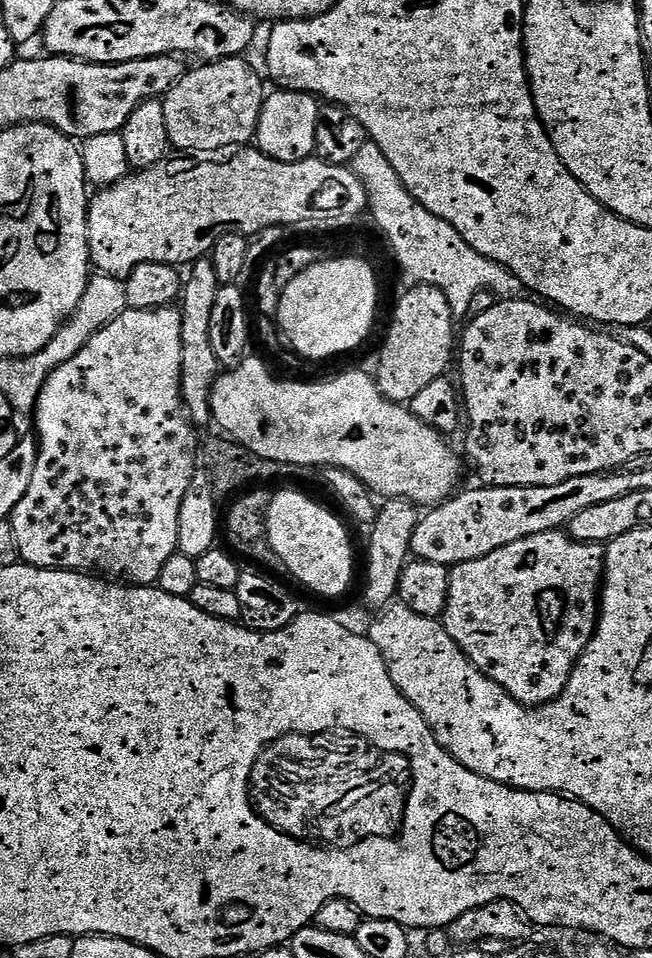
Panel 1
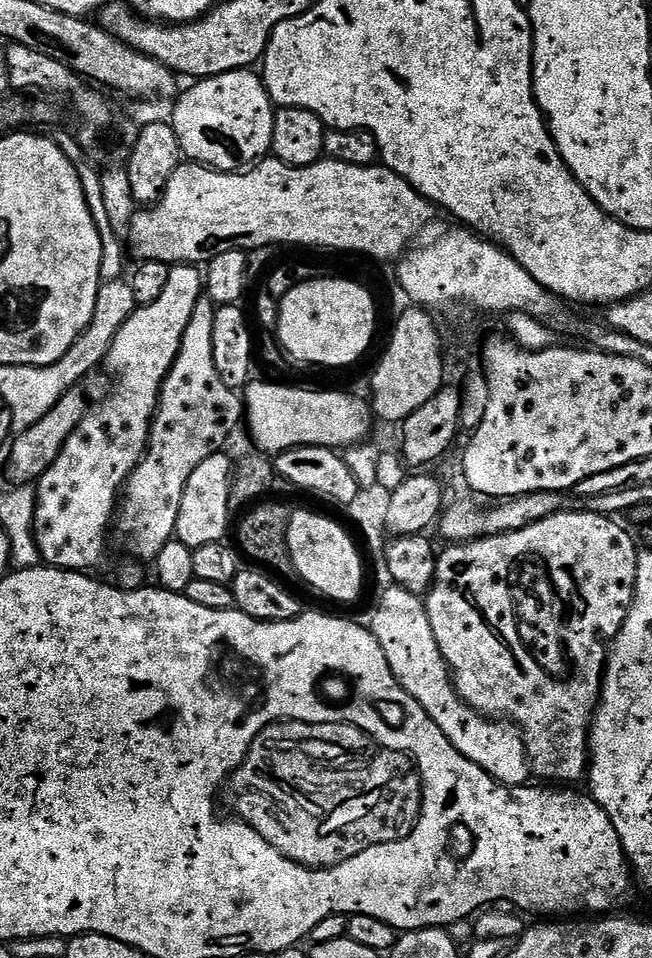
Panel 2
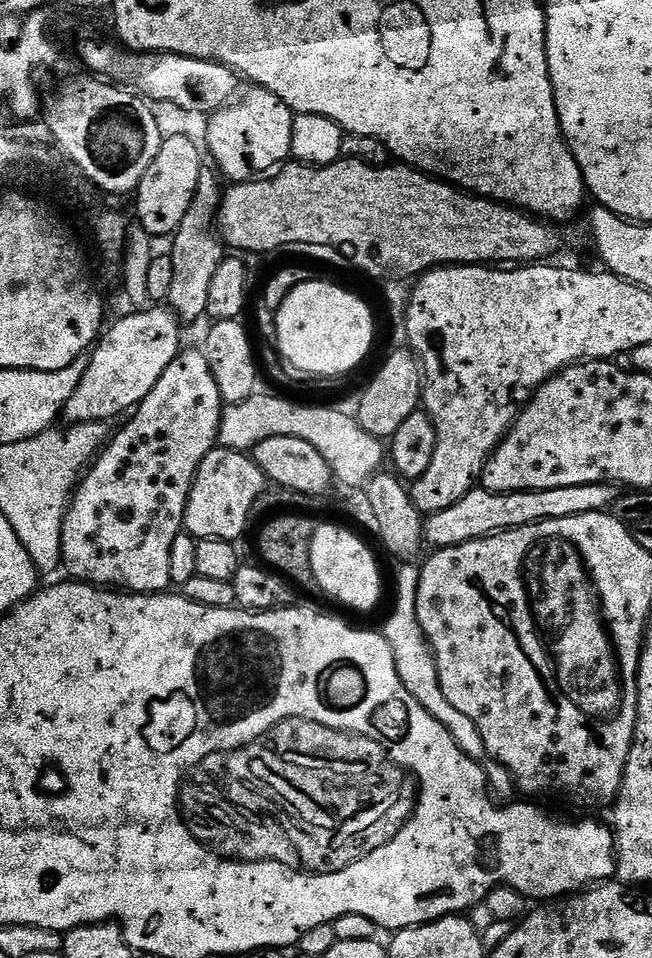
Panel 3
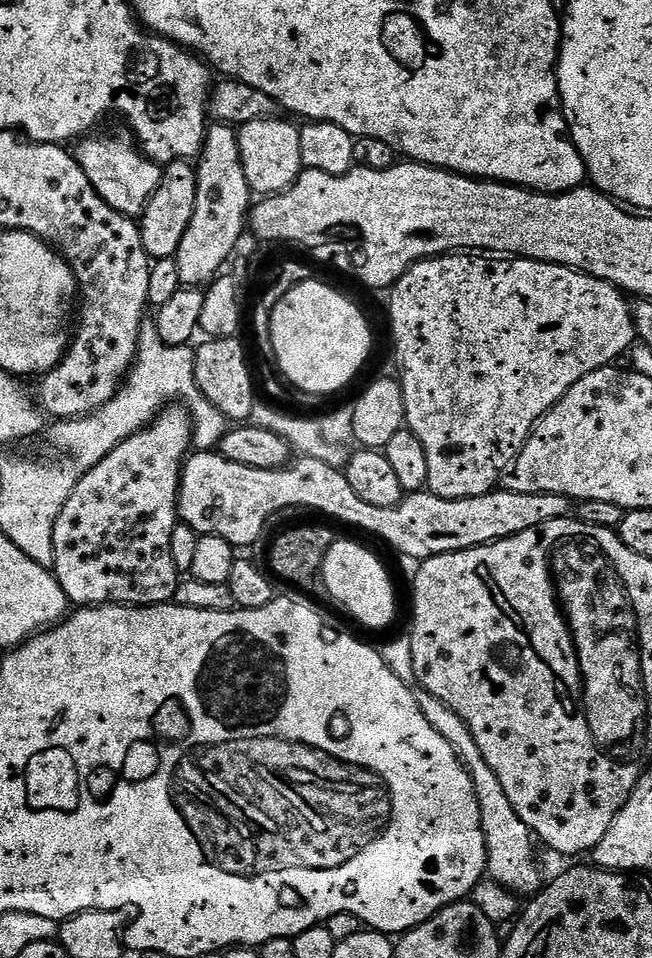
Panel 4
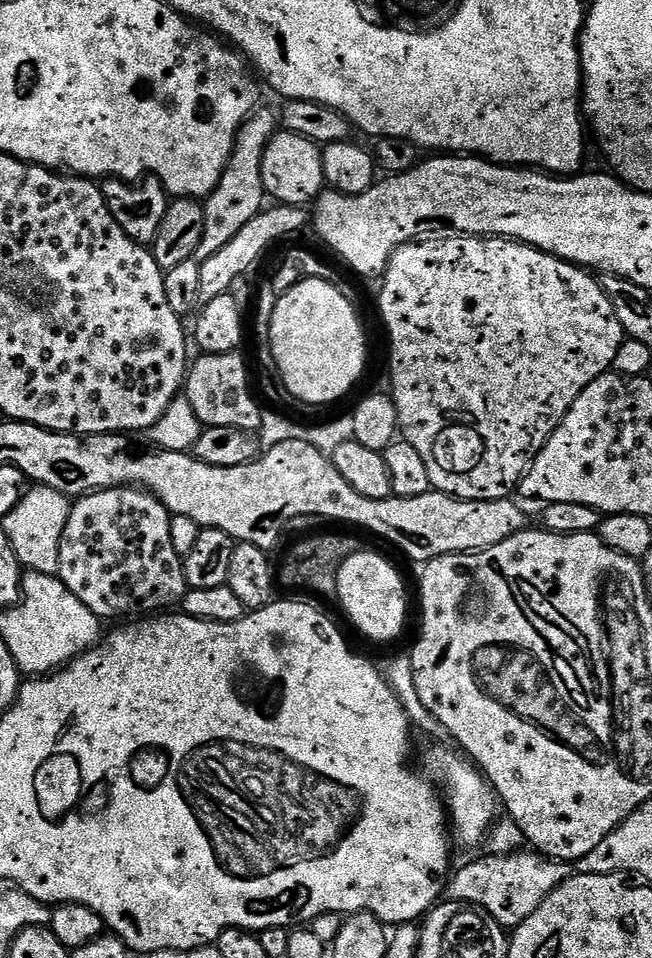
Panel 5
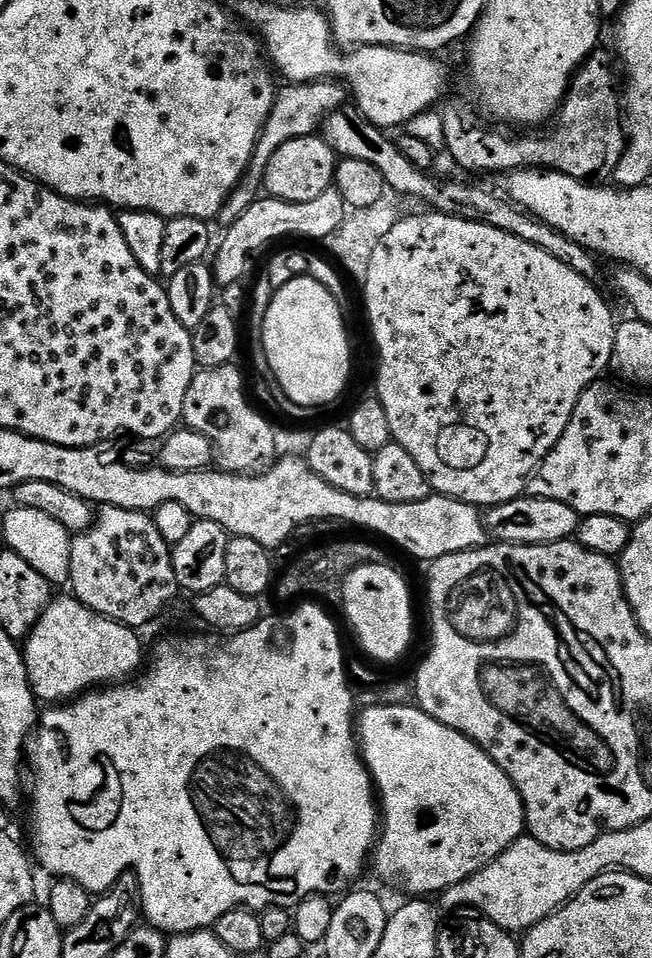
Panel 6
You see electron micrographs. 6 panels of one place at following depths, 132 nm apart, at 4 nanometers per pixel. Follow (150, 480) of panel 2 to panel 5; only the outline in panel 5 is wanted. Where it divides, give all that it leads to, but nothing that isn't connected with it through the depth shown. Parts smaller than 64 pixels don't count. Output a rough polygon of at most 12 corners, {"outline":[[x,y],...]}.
{"outline":[[135,486],[69,507],[58,578],[104,622],[175,609],[172,516]]}

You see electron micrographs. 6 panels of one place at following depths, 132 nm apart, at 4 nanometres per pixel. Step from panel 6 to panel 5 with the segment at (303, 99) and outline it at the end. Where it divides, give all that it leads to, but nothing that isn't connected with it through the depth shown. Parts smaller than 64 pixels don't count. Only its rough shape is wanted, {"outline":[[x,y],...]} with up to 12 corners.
{"outline":[[257,107],[203,201],[195,259],[266,207],[262,158],[278,116]]}

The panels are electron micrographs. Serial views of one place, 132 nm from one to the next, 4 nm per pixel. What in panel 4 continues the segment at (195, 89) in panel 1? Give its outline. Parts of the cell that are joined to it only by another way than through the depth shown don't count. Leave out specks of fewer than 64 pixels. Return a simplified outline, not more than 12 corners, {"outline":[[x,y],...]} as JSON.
{"outline":[[280,119],[238,128],[248,185],[285,192],[305,169],[300,128]]}

